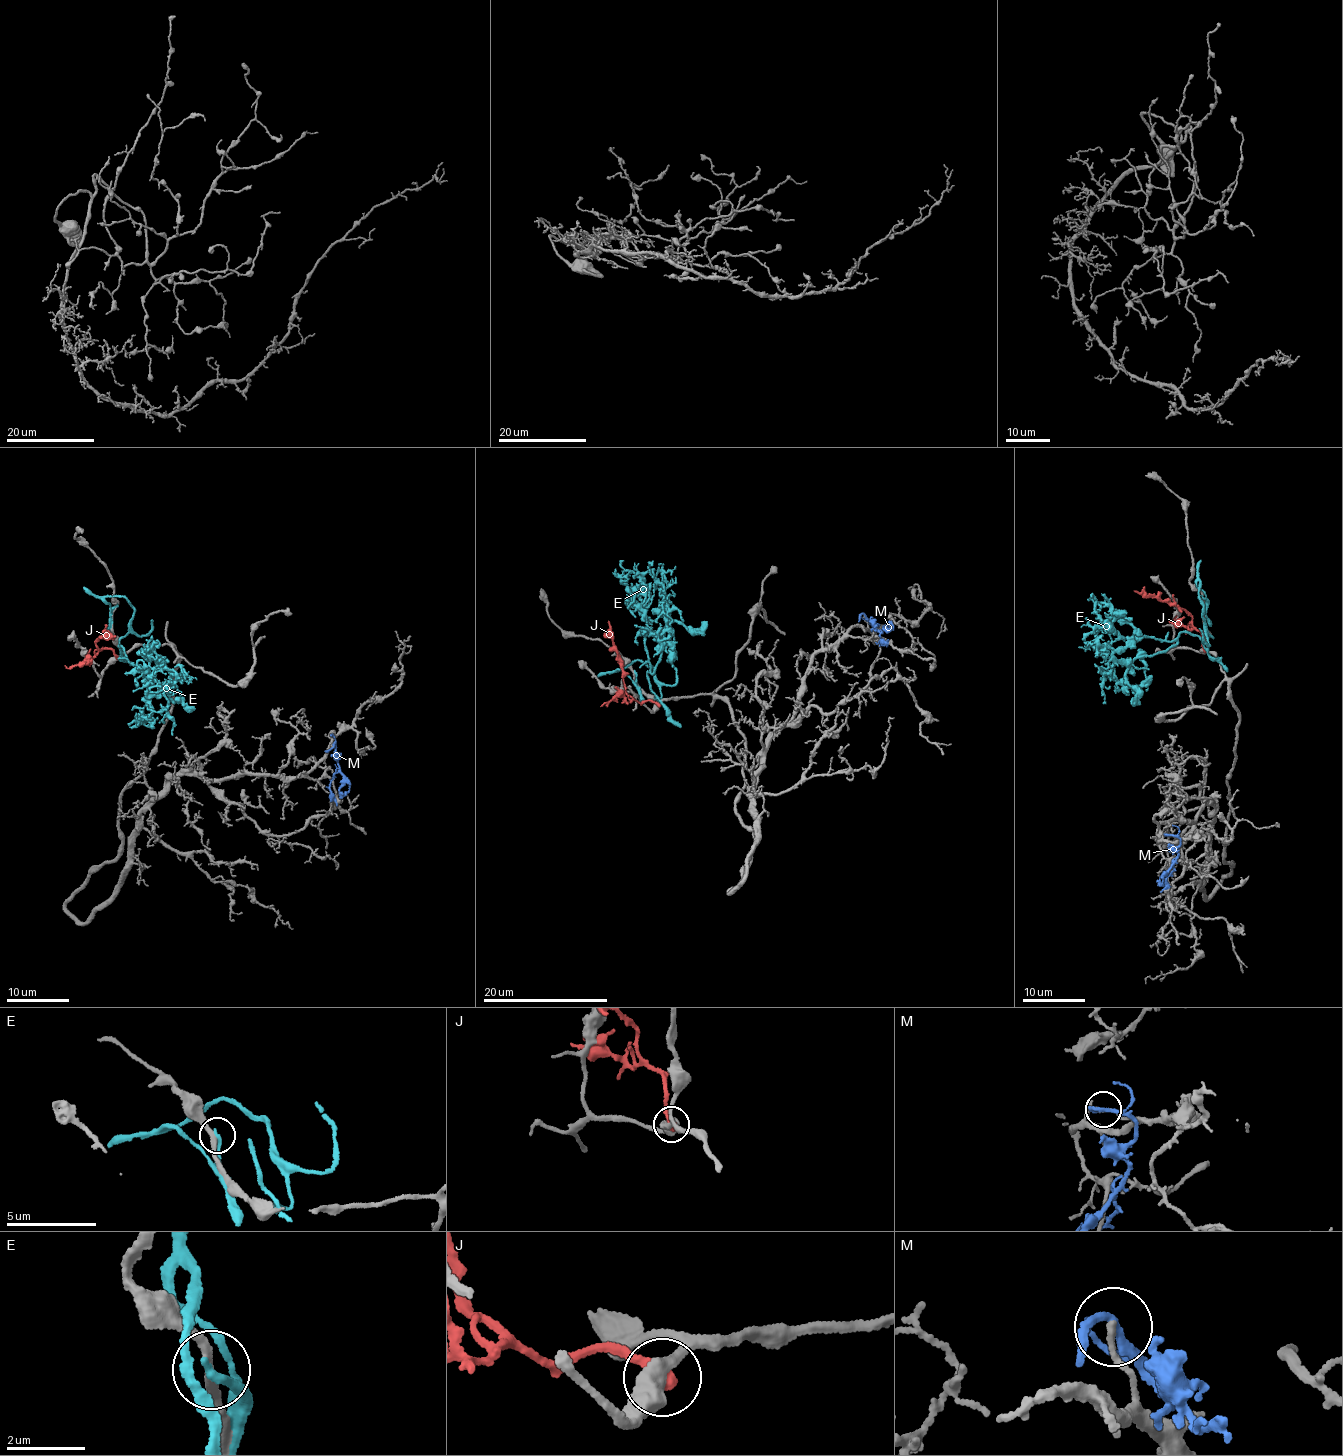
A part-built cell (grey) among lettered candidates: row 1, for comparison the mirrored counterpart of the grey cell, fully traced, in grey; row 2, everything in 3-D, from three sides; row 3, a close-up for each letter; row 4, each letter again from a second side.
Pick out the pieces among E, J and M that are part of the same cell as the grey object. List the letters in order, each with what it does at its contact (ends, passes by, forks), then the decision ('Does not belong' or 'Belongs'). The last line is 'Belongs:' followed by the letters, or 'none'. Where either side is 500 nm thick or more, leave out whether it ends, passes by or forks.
E: It ends there. Does not belong
J: It ends there. Does not belong
M: It passes by. Does not belong
Belongs: none

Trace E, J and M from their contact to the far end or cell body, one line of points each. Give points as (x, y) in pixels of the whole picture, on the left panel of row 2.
E: (116, 605), (105, 599), (123, 597), (133, 608), (120, 653), (119, 645), (151, 676), (153, 711), (128, 724)
J: (116, 658), (108, 648), (97, 648), (96, 640), (107, 634), (111, 638), (115, 637)
M: (333, 745), (335, 743), (337, 756), (329, 787), (331, 798), (338, 805)

